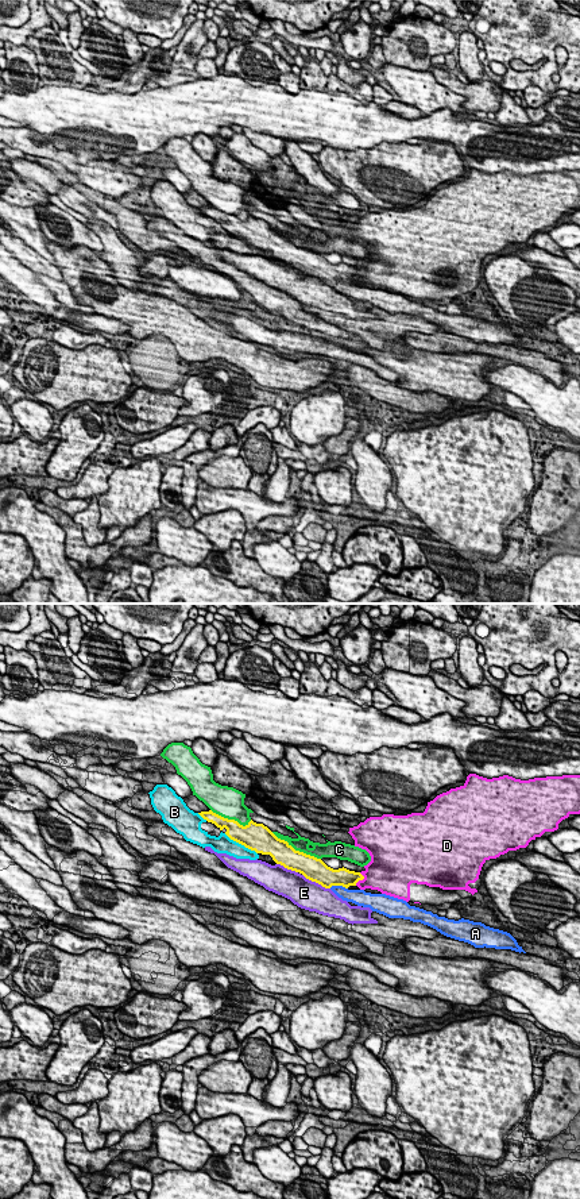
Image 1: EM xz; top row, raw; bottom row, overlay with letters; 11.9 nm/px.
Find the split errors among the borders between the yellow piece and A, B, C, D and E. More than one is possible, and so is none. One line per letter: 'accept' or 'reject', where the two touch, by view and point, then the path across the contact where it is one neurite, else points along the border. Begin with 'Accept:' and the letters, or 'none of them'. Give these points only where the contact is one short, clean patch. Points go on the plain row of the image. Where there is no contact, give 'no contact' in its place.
Accept: A
A: accept; meets yellow in xz at (339, 280)
B: reject; meets yellow in xz at (240, 238)
C: reject; meets yellow in xz at (294, 245)
D: reject; meets yellow in xz at (362, 274)
E: reject; meets yellow in xz at (316, 277)

